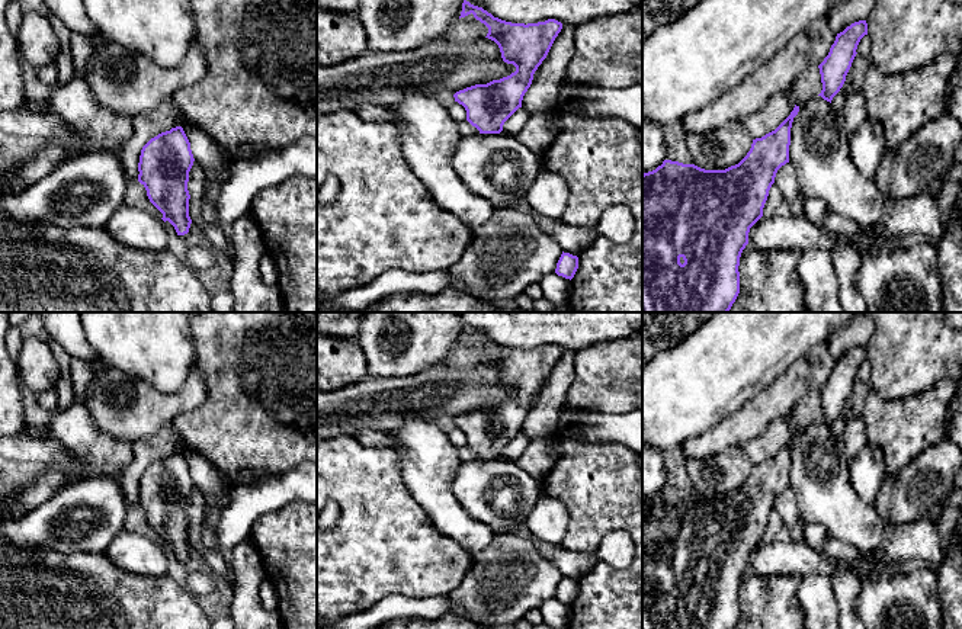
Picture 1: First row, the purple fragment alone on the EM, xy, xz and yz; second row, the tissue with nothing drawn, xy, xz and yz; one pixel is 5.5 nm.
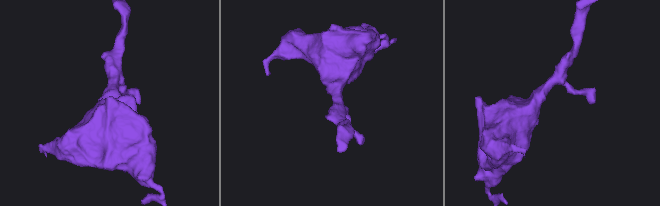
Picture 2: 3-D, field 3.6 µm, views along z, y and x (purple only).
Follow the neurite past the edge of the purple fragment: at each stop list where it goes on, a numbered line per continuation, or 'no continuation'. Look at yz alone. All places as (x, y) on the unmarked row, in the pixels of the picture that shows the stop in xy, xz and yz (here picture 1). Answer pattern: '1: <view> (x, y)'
no continuation

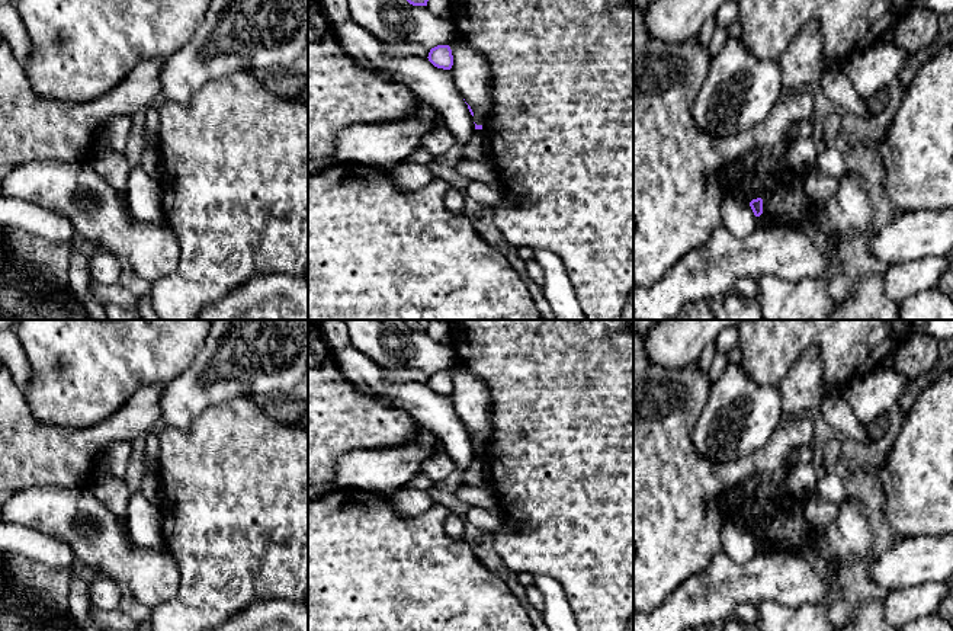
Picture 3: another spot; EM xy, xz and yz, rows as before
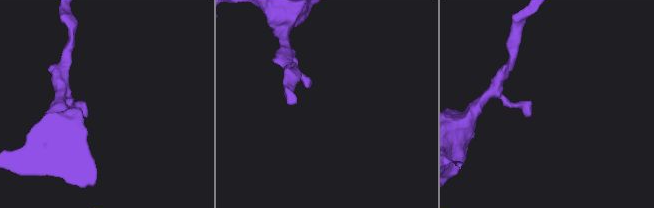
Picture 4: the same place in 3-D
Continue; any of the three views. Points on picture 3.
no continuation

